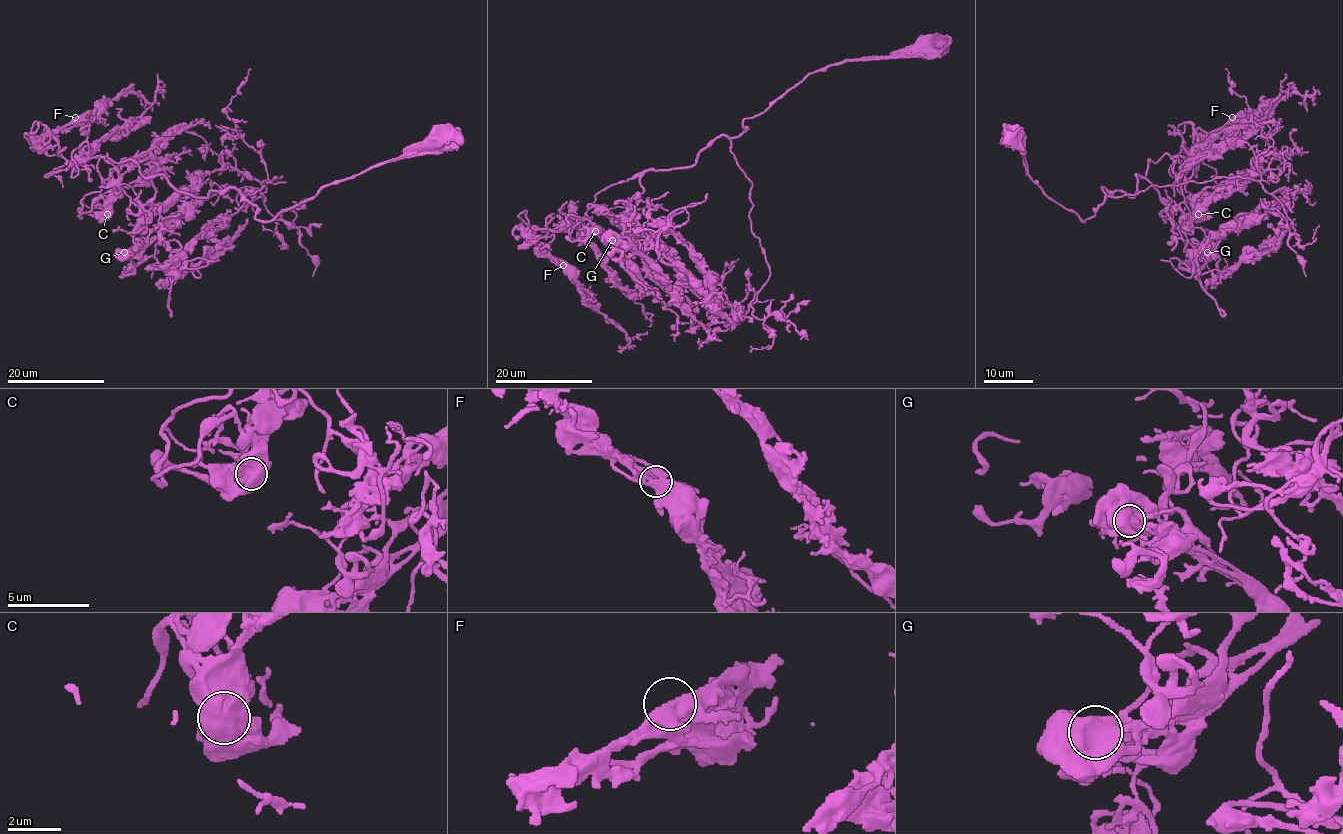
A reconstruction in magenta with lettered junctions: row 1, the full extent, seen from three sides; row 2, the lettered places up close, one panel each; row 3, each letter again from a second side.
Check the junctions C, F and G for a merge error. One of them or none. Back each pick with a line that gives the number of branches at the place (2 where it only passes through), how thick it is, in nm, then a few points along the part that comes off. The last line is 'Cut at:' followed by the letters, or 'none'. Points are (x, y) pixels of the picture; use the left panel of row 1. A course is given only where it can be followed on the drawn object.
Cut at: none

